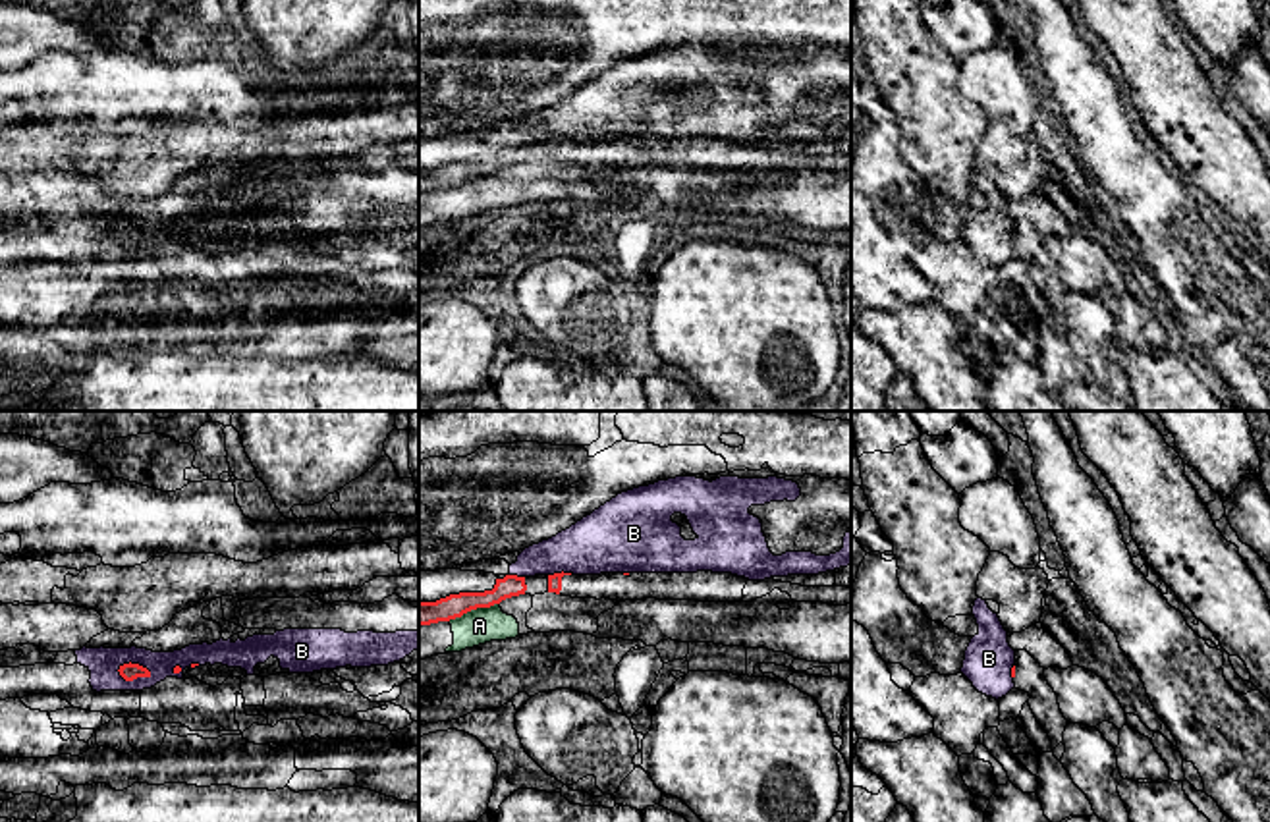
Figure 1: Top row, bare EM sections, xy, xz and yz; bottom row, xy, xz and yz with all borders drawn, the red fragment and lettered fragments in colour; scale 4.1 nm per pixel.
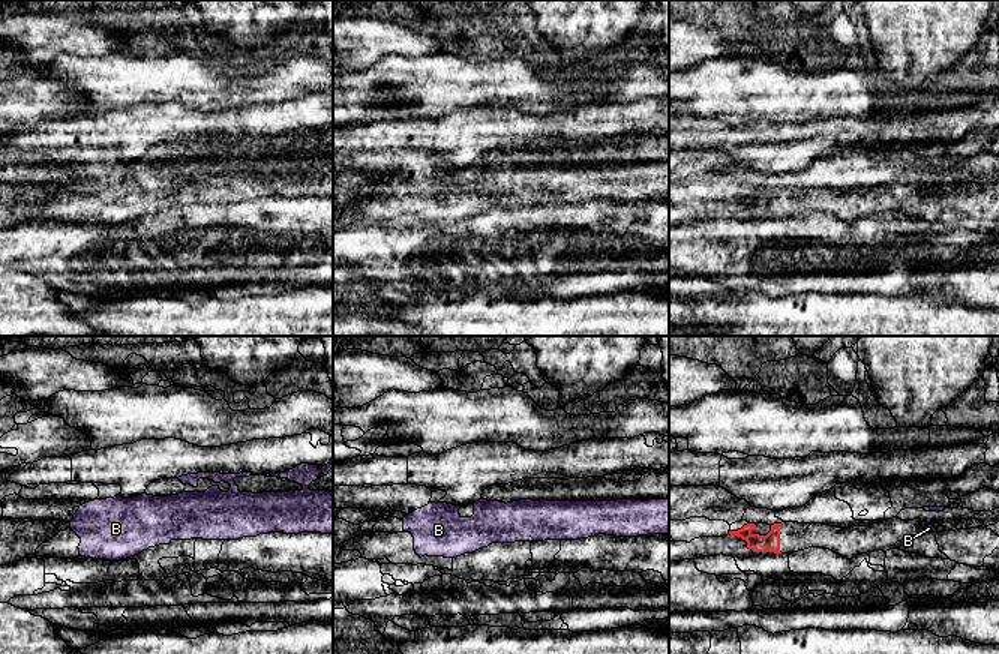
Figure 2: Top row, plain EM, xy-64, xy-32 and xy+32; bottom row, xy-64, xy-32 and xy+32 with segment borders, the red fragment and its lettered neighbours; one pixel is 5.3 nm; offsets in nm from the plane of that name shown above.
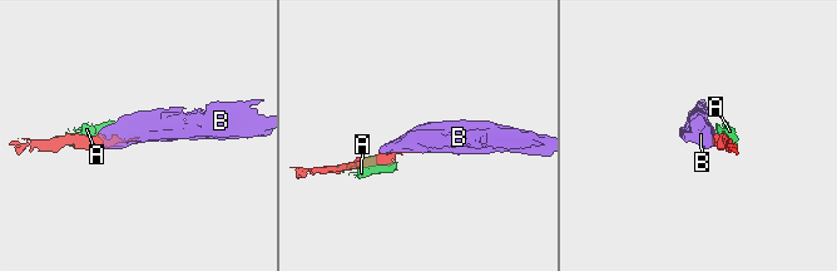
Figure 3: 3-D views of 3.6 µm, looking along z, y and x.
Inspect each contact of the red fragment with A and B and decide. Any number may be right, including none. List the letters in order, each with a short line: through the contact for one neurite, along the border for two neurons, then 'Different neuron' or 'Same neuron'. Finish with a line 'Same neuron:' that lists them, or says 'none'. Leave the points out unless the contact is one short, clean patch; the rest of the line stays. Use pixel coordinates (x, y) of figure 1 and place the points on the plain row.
A: Line: xz (498, 170), (487, 176), (471, 176), (448, 188). Different neuron
B: Line: xy (116, 238), (126, 247), (151, 244). Different neuron
Same neuron: none

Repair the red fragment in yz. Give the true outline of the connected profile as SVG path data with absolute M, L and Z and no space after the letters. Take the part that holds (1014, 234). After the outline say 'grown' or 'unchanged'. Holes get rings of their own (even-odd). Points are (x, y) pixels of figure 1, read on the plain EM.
M1015 218L1011 245L1015 257L1025 259L1031 264L1029 274L1036 289L1048 301L1054 318L1063 311L1067 288L1060 278L1058 262L1044 245L1044 235L1027 218Z | grown

